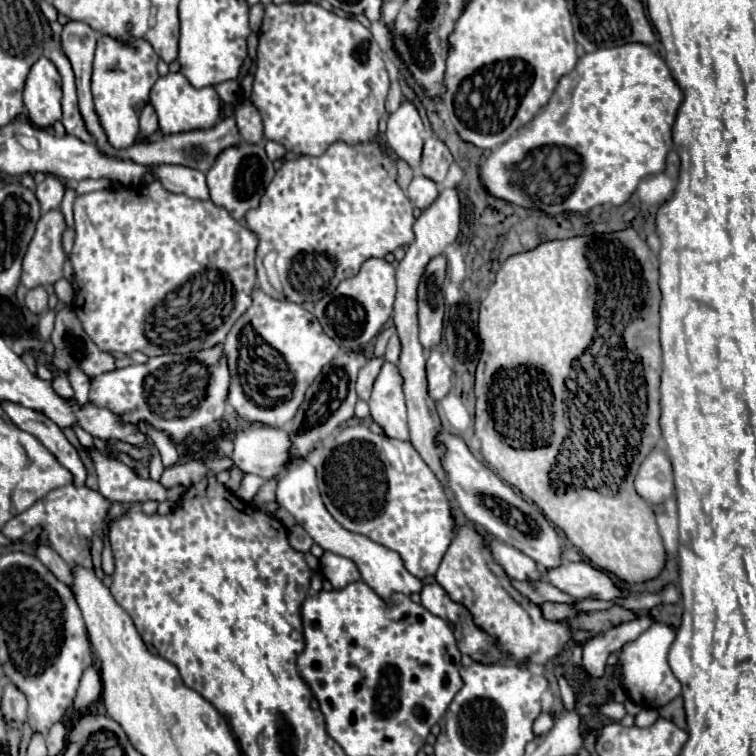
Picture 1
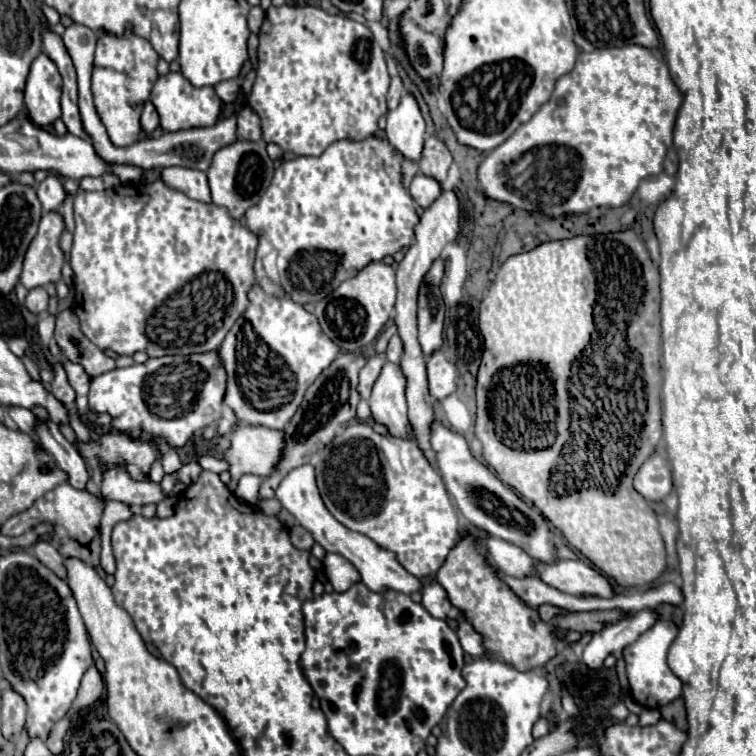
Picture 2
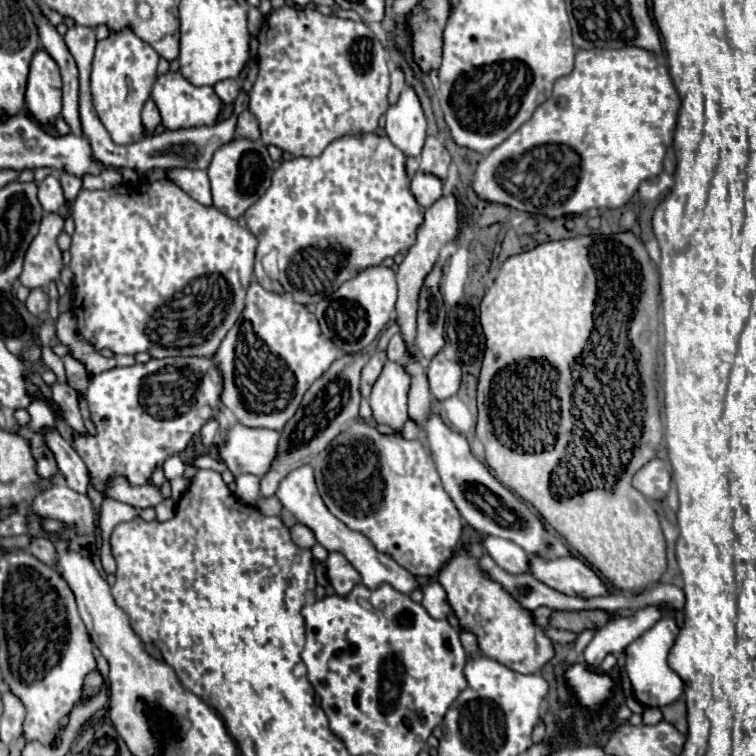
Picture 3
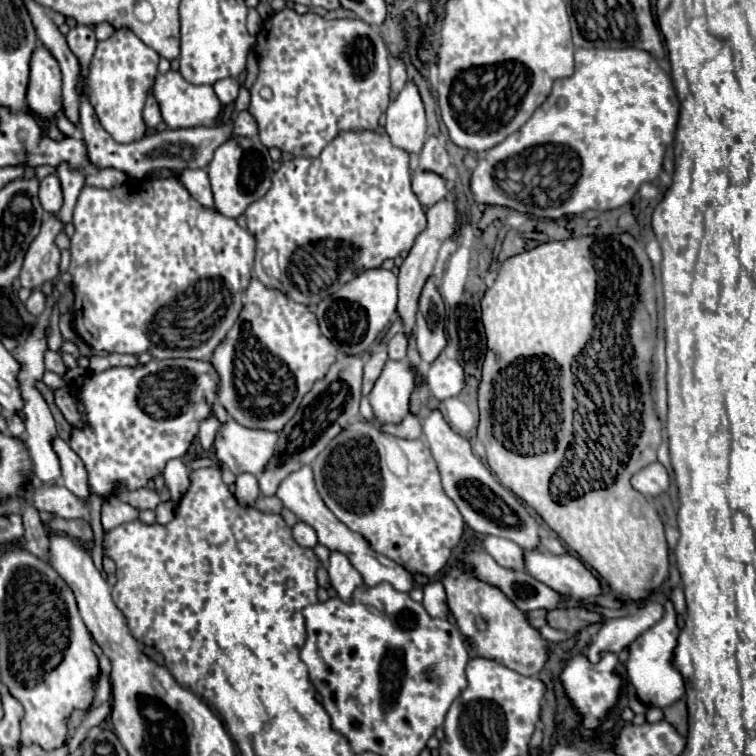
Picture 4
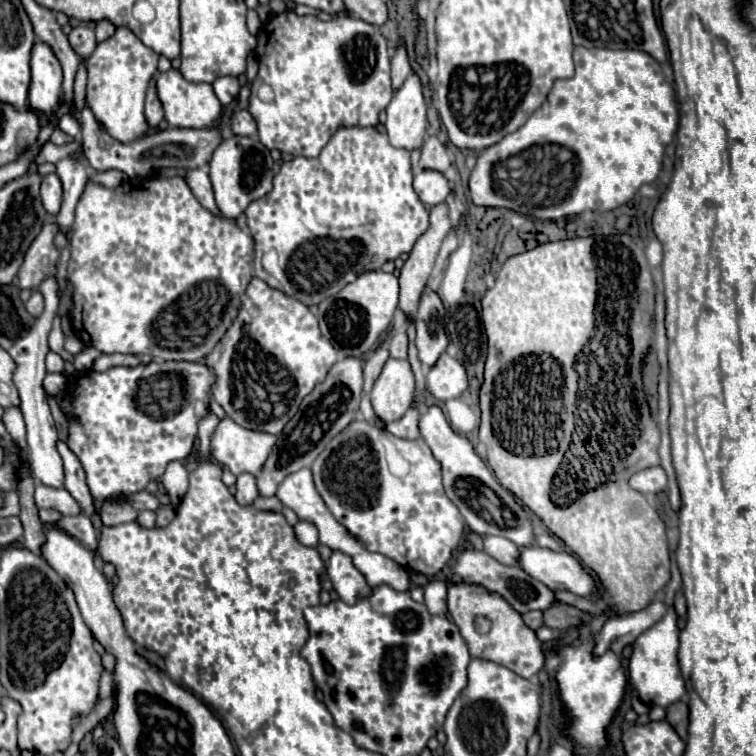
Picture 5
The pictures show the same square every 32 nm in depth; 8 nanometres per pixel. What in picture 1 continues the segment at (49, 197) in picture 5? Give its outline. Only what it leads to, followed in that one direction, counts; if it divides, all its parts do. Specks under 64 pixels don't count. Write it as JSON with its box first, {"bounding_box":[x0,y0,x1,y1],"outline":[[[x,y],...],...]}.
{"bounding_box":[36,174,64,212],"outline":[[[48,174],[44,178],[44,182],[40,182],[36,186],[36,198],[40,202],[40,208],[42,212],[48,212],[48,210],[54,210],[54,208],[60,208],[60,202],[62,202],[62,196],[64,196],[64,184]]]}

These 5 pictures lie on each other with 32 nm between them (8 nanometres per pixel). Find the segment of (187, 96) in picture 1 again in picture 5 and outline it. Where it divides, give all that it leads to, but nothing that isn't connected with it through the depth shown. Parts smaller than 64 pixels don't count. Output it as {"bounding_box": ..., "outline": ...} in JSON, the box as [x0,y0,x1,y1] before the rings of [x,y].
{"bounding_box":[156,70,222,128],"outline":[[[168,70],[164,74],[158,74],[156,92],[164,108],[164,118],[172,128],[210,128],[222,112],[222,104],[220,100],[216,100],[216,94],[210,84],[186,82],[178,70]]]}

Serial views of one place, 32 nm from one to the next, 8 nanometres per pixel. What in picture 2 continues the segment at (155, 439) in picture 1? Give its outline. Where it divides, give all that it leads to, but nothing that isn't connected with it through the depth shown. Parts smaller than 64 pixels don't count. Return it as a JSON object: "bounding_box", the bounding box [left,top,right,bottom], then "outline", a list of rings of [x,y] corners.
{"bounding_box":[158,442,182,472],"outline":[[[160,442],[160,444],[158,444],[158,448],[160,448],[160,452],[162,452],[164,472],[176,472],[176,470],[182,466],[182,462],[180,462],[178,454],[174,452],[174,448],[172,448],[172,446],[168,446],[168,444],[164,442]]]}

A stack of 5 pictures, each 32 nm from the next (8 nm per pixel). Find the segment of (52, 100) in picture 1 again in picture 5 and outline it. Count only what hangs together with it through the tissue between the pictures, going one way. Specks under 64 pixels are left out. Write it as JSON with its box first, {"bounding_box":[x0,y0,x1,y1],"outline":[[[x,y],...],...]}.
{"bounding_box":[28,42,62,116],"outline":[[[36,42],[32,50],[32,78],[28,90],[28,104],[34,112],[50,116],[60,108],[62,96],[62,68],[54,52],[44,44]]]}

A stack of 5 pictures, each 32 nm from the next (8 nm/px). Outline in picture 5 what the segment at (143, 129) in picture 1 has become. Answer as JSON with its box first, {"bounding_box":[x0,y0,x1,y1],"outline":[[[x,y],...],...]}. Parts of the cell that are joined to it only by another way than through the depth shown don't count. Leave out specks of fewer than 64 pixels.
{"bounding_box":[144,80,164,128],"outline":[[[154,80],[148,88],[148,94],[146,94],[146,108],[144,108],[144,116],[146,116],[146,122],[150,128],[156,128],[162,118],[164,118],[164,112],[162,112],[162,104],[156,96],[156,88],[154,88]]]}

